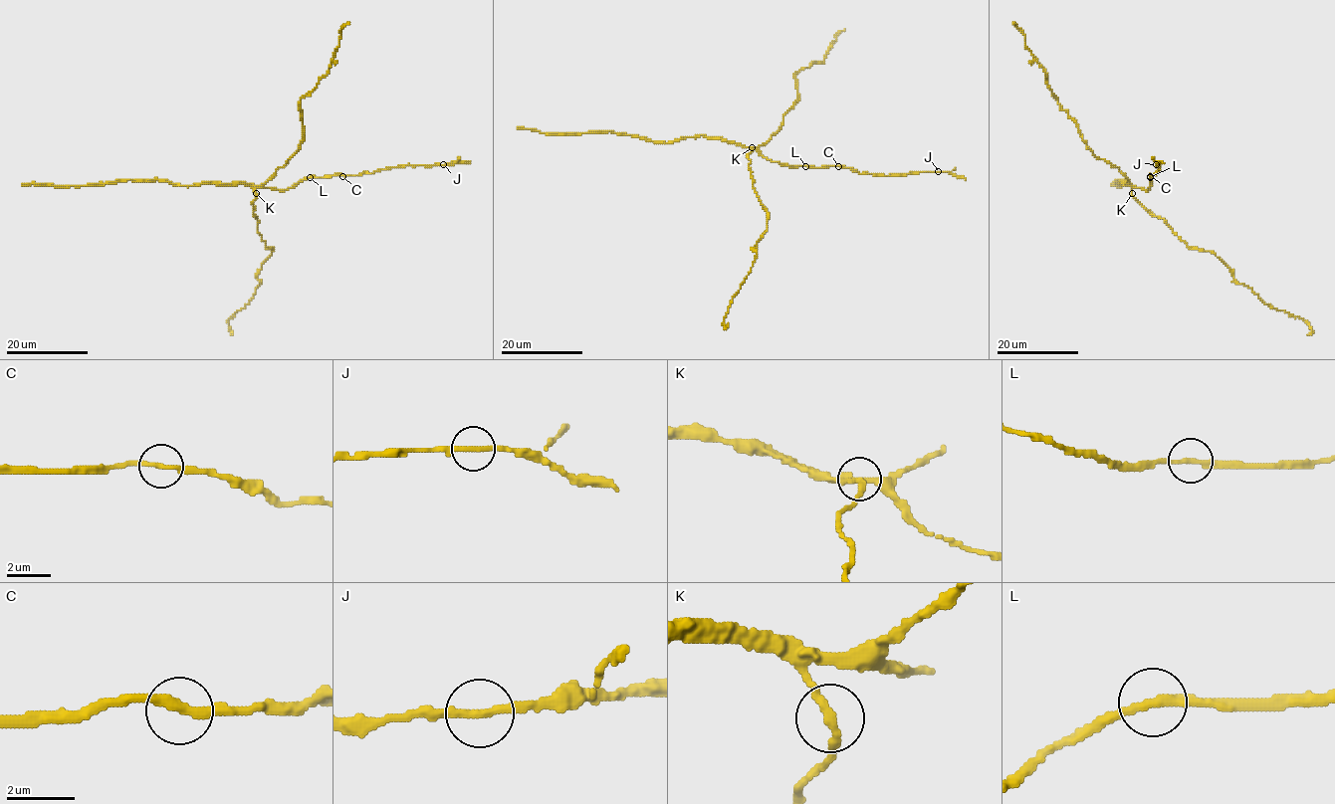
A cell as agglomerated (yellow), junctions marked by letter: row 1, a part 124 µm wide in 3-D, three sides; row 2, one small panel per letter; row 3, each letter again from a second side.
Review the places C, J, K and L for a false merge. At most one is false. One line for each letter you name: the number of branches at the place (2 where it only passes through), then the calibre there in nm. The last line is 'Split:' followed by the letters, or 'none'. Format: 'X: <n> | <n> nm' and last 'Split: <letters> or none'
Split: none

